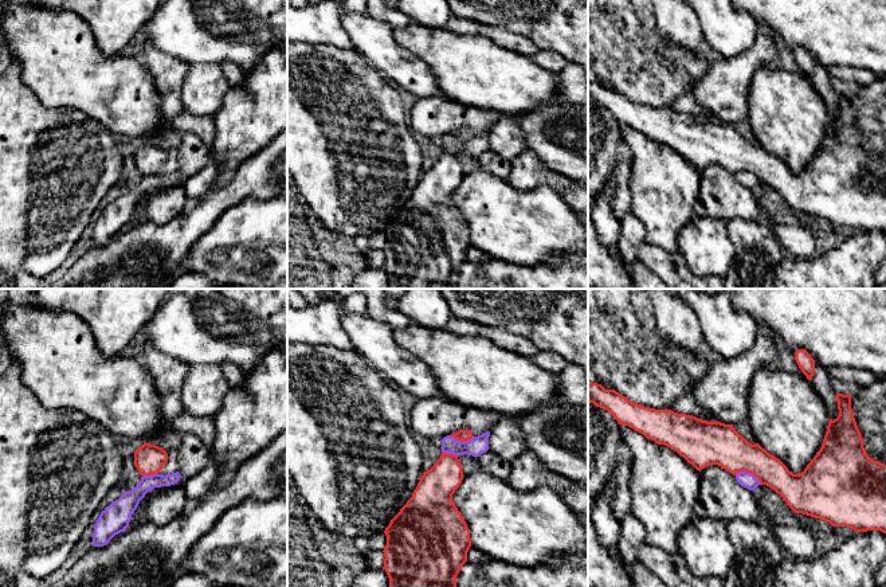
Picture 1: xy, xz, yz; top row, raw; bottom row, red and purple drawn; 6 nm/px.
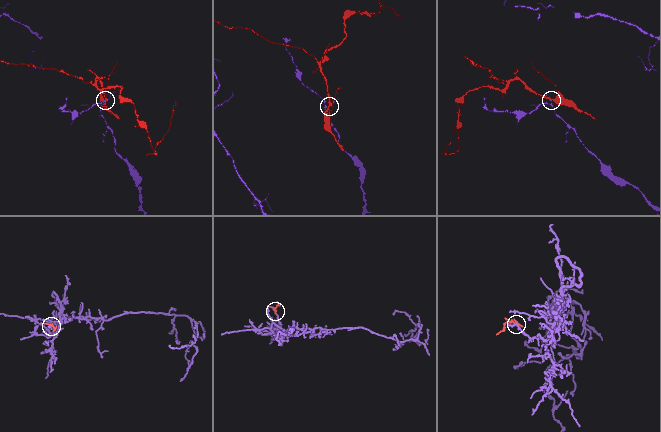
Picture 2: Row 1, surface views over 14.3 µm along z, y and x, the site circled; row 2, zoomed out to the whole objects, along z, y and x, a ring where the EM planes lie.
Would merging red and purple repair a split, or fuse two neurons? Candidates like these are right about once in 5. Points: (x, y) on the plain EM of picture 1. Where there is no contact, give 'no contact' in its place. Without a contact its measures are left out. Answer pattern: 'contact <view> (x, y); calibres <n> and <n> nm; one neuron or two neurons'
contact yz (748, 171); calibres 260 and 90 nm; two neurons

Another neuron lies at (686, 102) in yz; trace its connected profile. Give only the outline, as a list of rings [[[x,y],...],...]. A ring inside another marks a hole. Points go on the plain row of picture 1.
[[[685,91],[677,97],[667,109],[678,113],[693,114],[698,118],[713,121],[714,117],[709,114],[695,99],[691,91]]]

